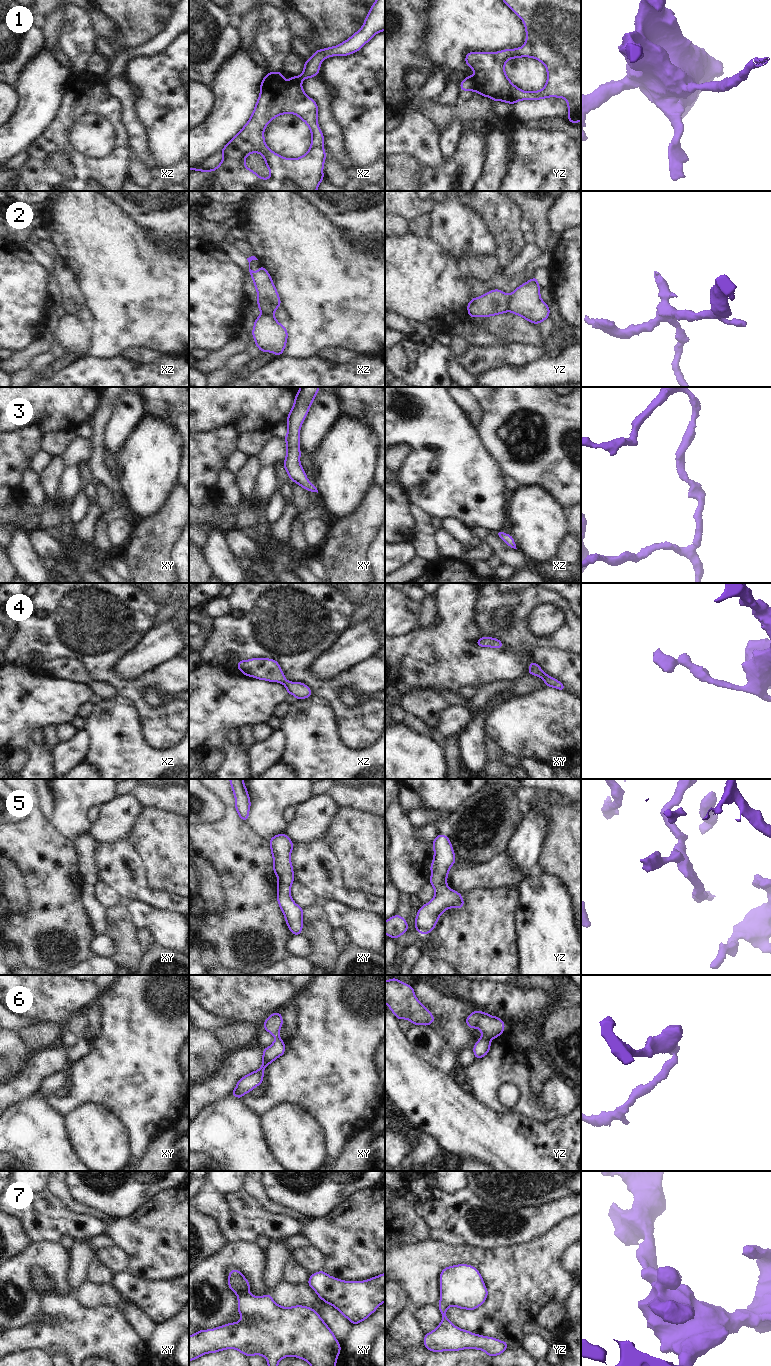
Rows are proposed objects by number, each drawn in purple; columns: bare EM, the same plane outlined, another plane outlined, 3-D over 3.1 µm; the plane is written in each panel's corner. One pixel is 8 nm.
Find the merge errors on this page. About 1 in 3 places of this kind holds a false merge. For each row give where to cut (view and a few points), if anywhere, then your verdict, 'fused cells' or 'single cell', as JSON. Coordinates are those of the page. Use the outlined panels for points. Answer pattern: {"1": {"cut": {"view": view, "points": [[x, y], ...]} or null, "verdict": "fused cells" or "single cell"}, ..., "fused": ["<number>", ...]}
{"1": {"cut": {"view": "yz", "points": [[466, 77], [474, 82], [474, 90]]}, "verdict": "fused cells"}, "2": {"cut": {"view": "yz", "points": [[507, 296], [509, 310]]}, "verdict": "fused cells"}, "3": {"cut": null, "verdict": "single cell"}, "4": {"cut": null, "verdict": "single cell"}, "5": {"cut": null, "verdict": "single cell"}, "6": {"cut": {"view": "yz", "points": [[482, 1037], [488, 1040]]}, "verdict": "fused cells"}, "7": {"cut": null, "verdict": "single cell"}, "fused": ["1", "2", "6"]}

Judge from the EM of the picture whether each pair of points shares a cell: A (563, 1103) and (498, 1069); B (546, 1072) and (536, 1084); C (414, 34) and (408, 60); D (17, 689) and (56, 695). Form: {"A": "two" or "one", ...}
{"A": "one", "B": "one", "C": "one", "D": "one"}

